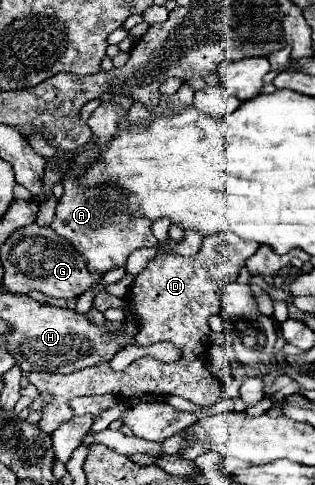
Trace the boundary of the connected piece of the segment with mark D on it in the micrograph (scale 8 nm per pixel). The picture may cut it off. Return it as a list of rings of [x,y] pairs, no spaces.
[[[223,231],[223,235],[205,237],[199,255],[187,257],[173,257],[167,253],[157,253],[145,271],[141,271],[129,293],[125,295],[129,307],[137,315],[139,333],[135,335],[135,345],[147,347],[153,343],[169,341],[181,349],[181,359],[173,363],[157,361],[155,357],[141,357],[133,361],[123,371],[113,371],[109,363],[101,363],[95,367],[81,369],[71,375],[59,373],[29,373],[27,379],[33,383],[41,395],[49,395],[51,399],[41,407],[41,421],[37,427],[53,435],[57,427],[73,419],[73,409],[69,401],[73,397],[85,395],[105,395],[111,393],[119,399],[133,399],[137,395],[179,395],[195,405],[215,405],[221,401],[223,383],[217,375],[211,375],[207,369],[207,351],[209,351],[209,333],[211,327],[207,319],[211,315],[221,313],[221,293],[227,281],[235,281],[245,261],[259,249],[255,241],[245,241],[233,235],[233,231]]]

